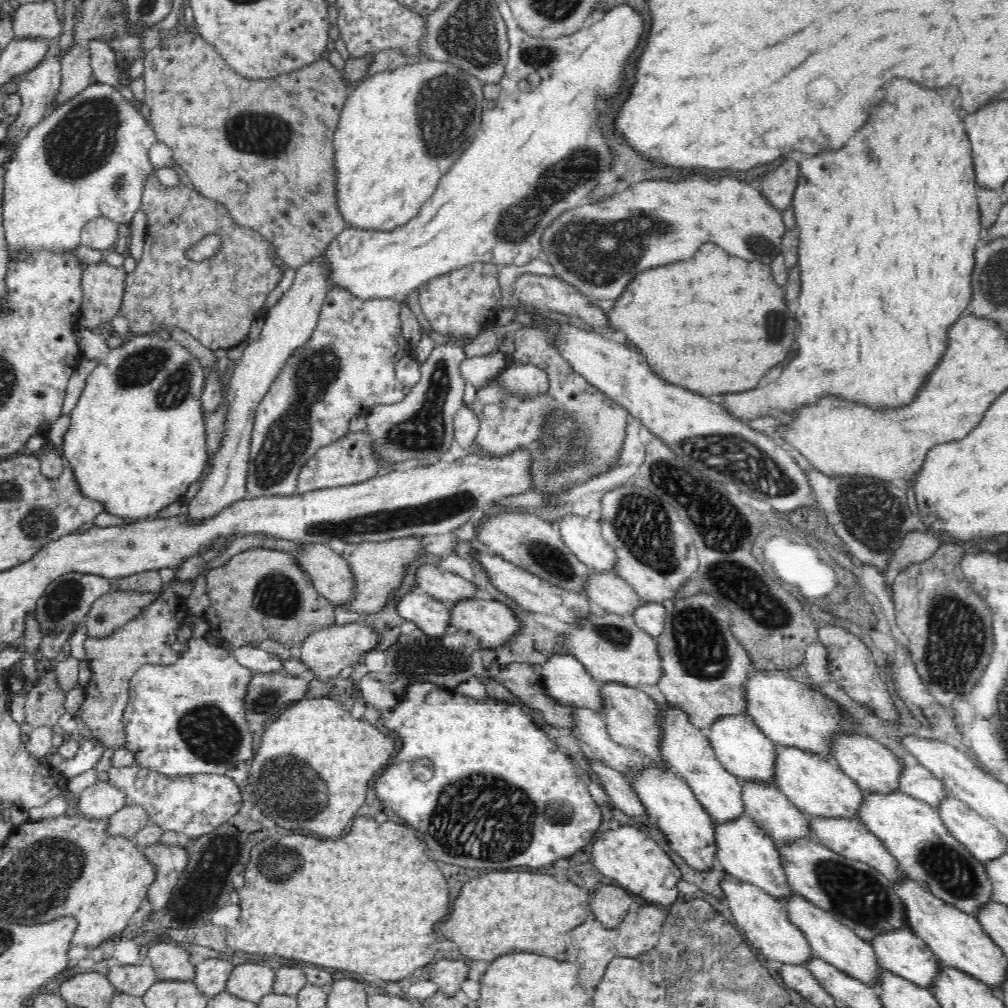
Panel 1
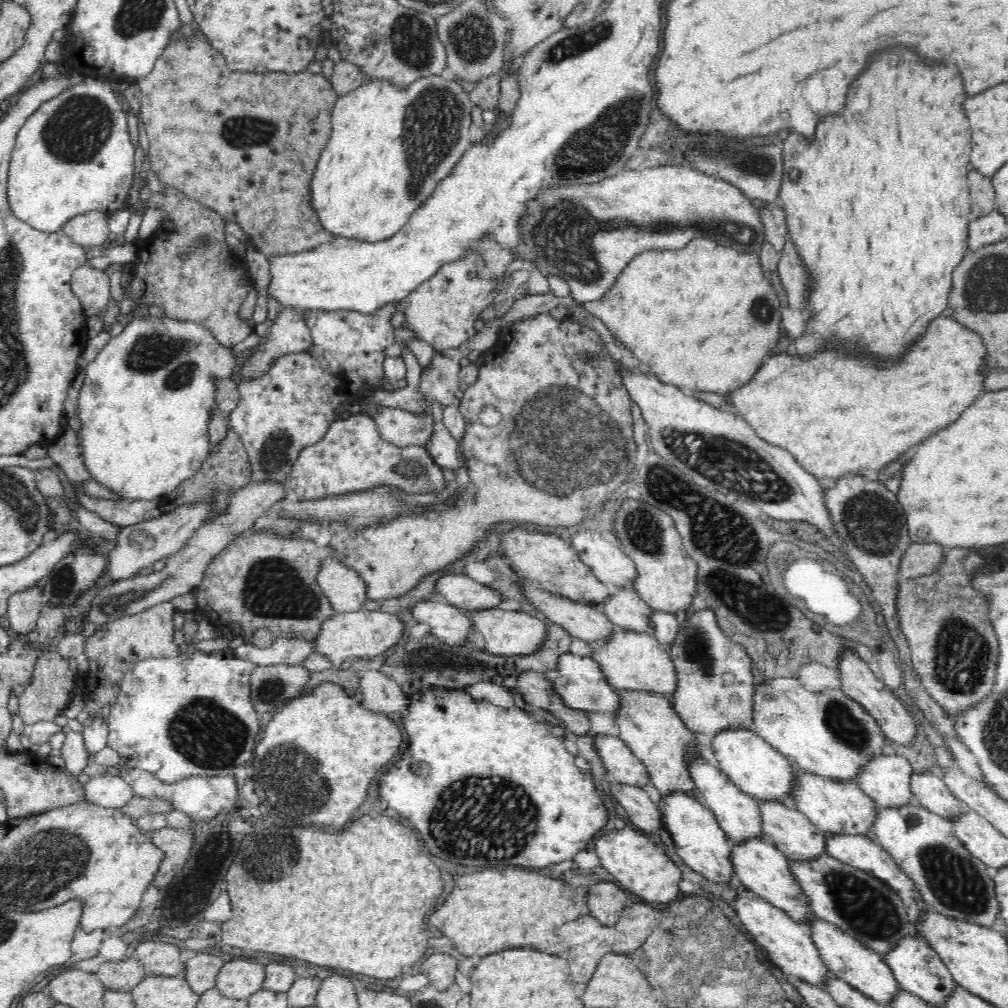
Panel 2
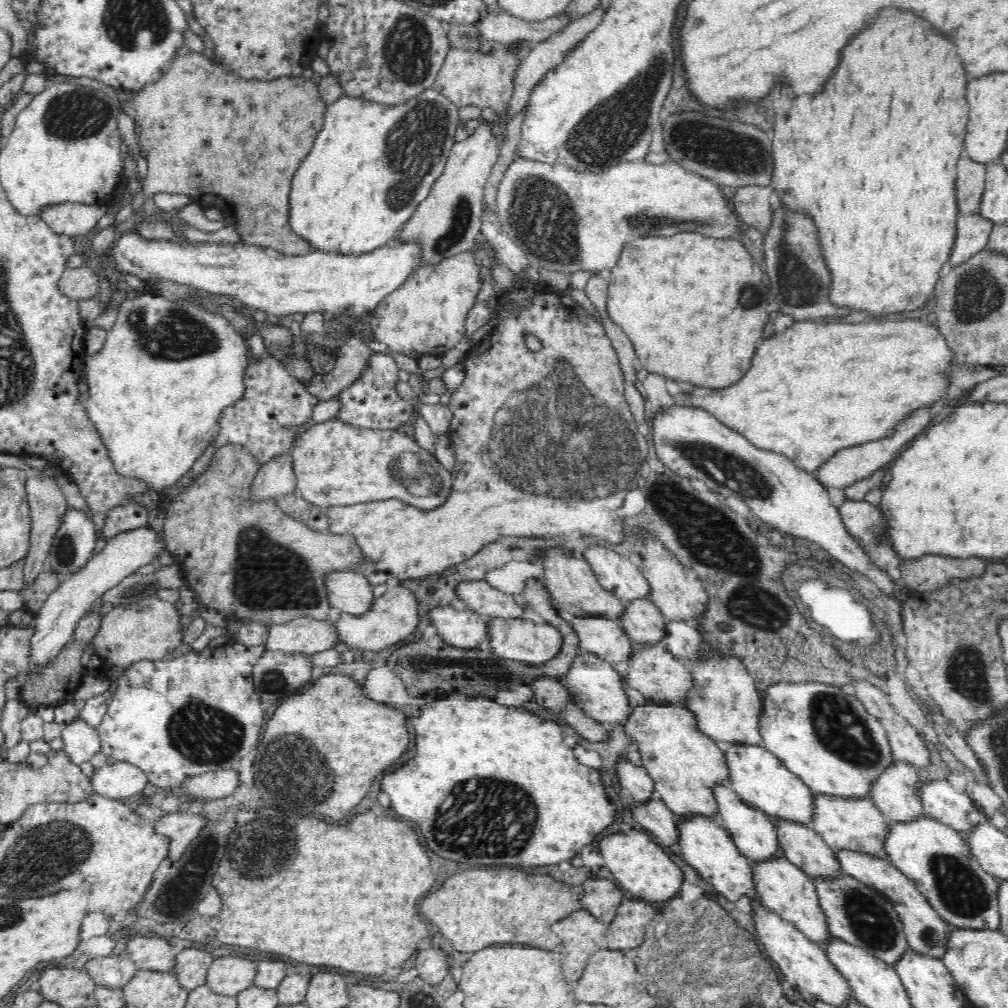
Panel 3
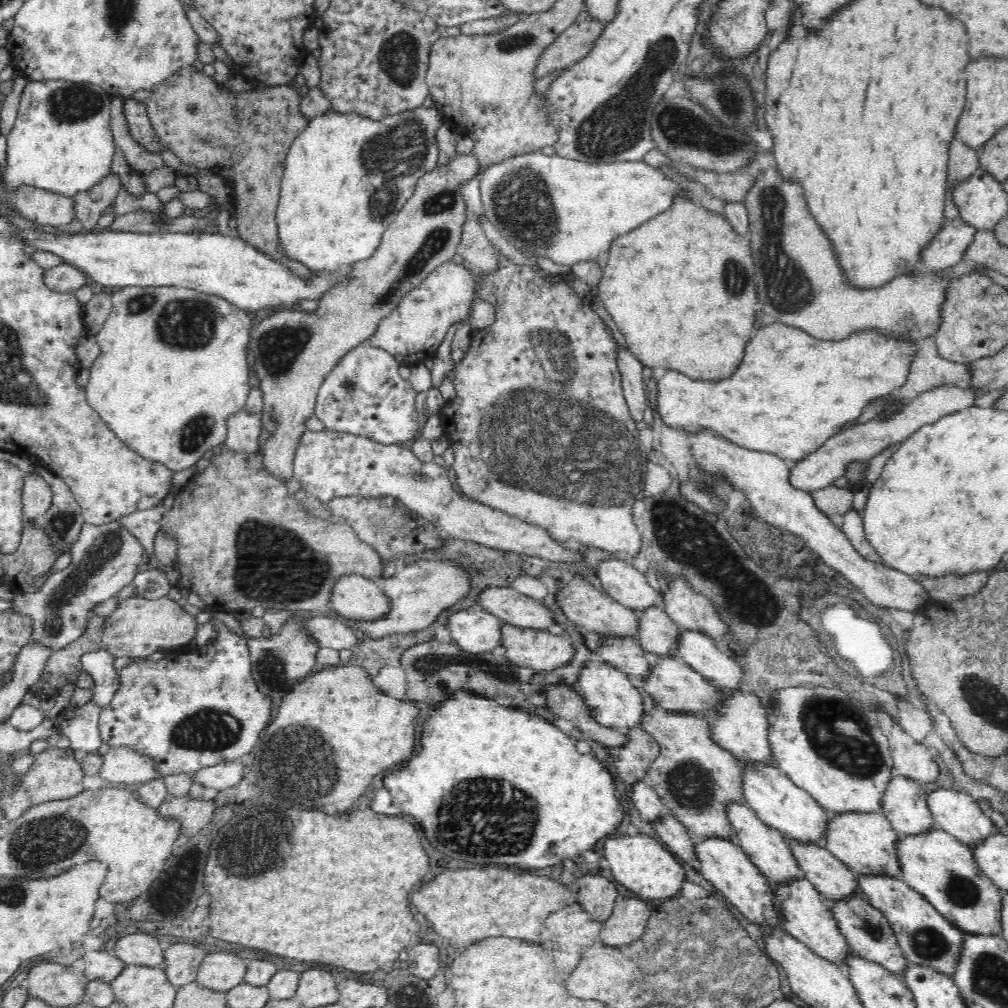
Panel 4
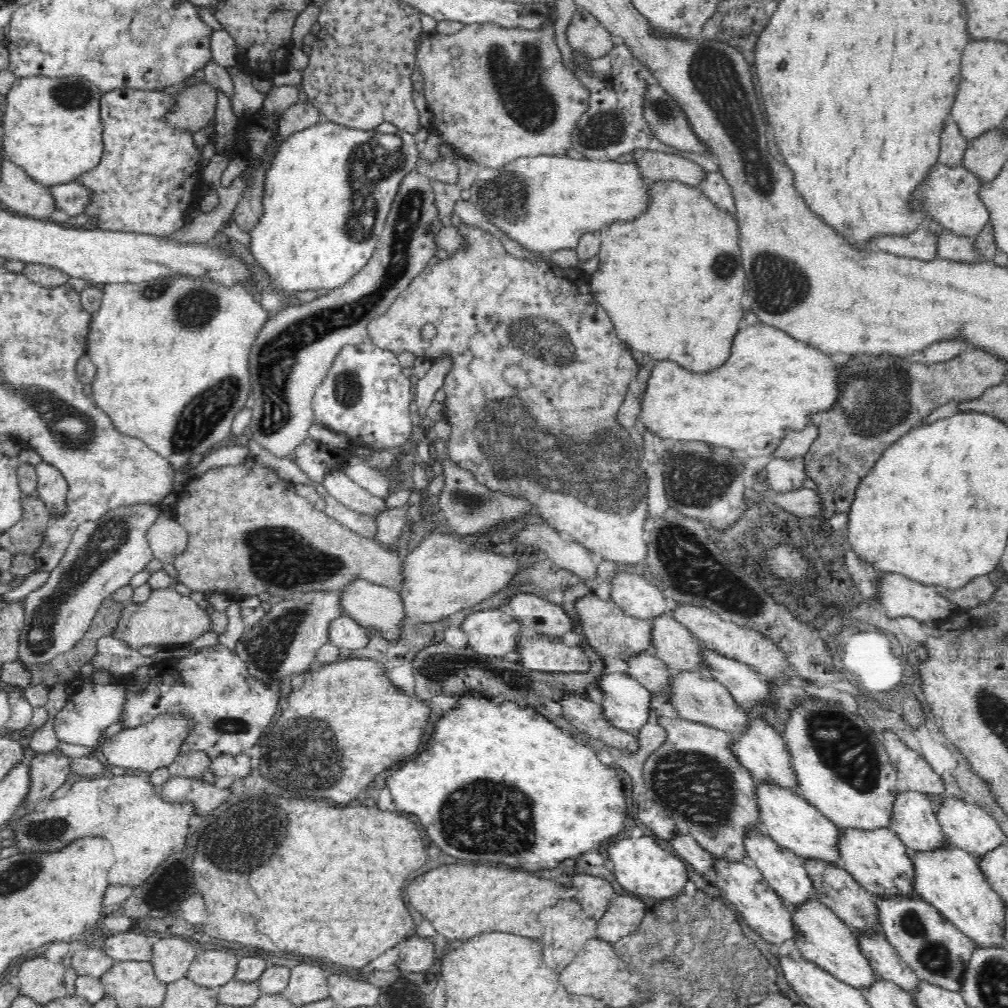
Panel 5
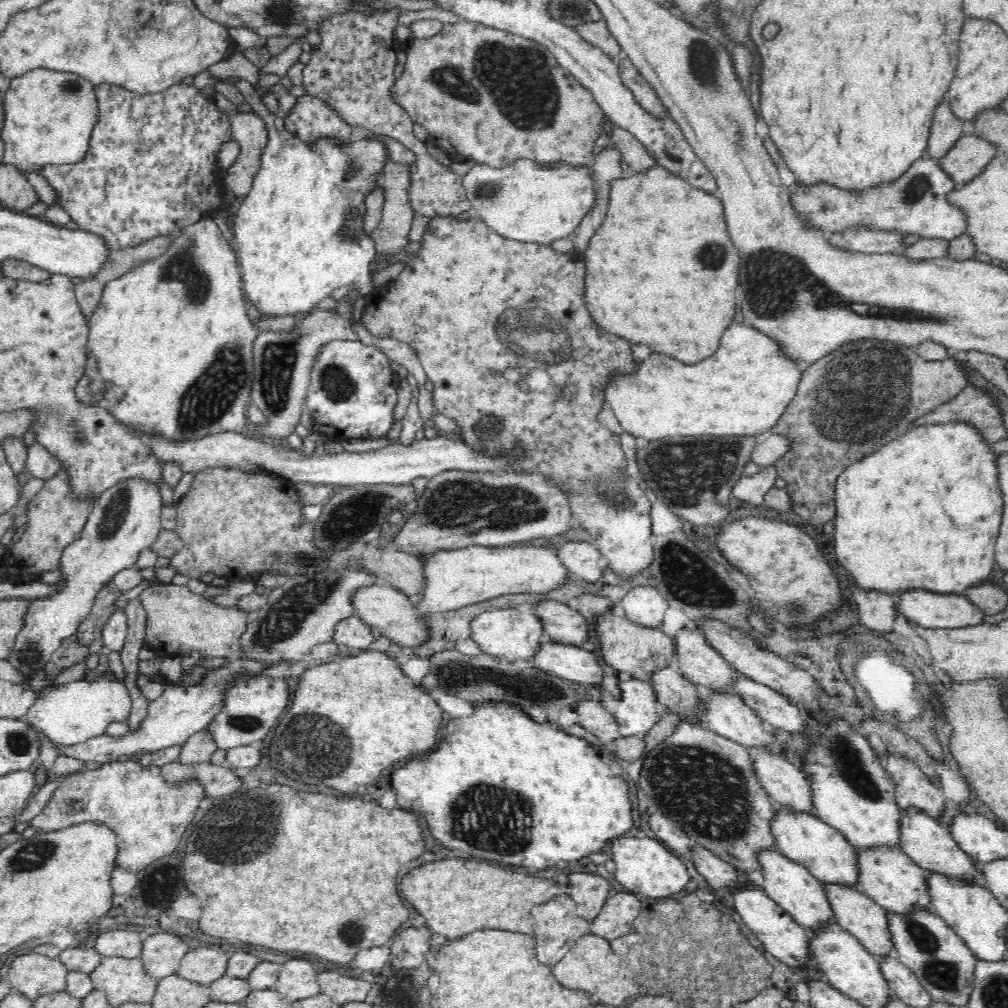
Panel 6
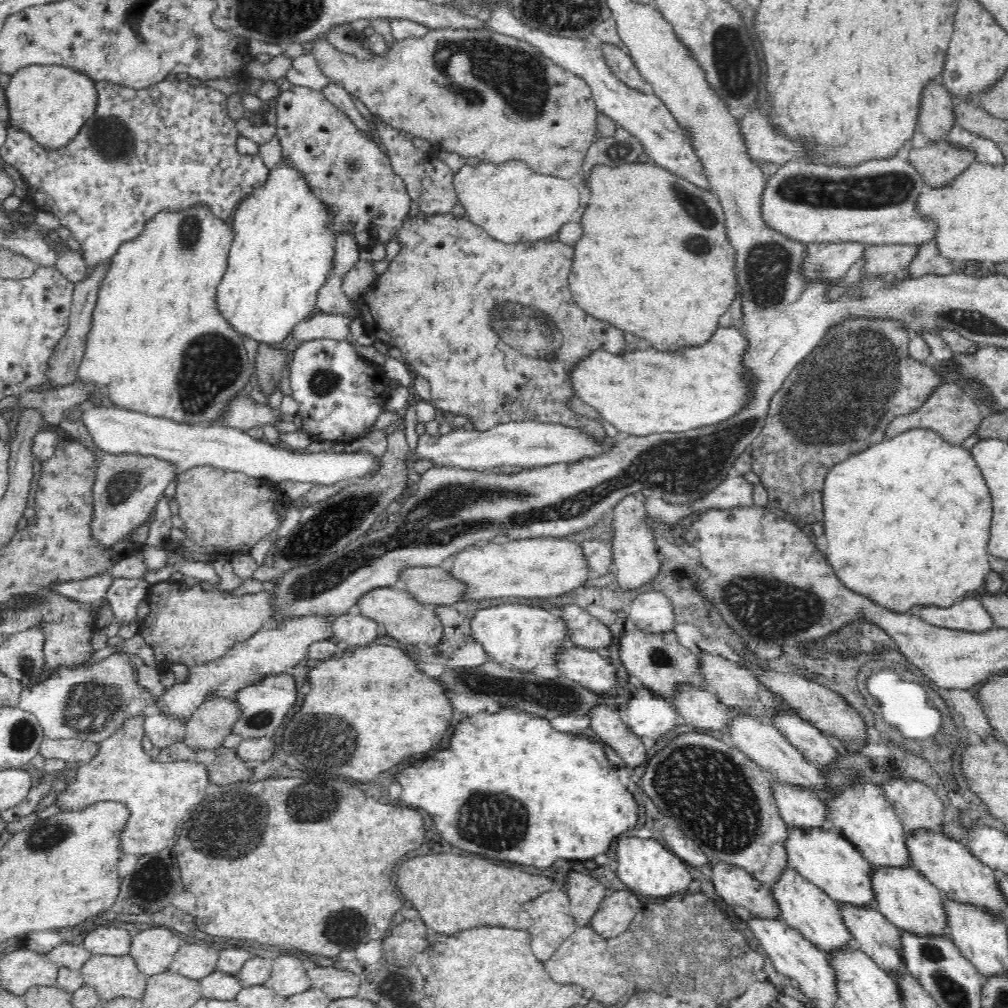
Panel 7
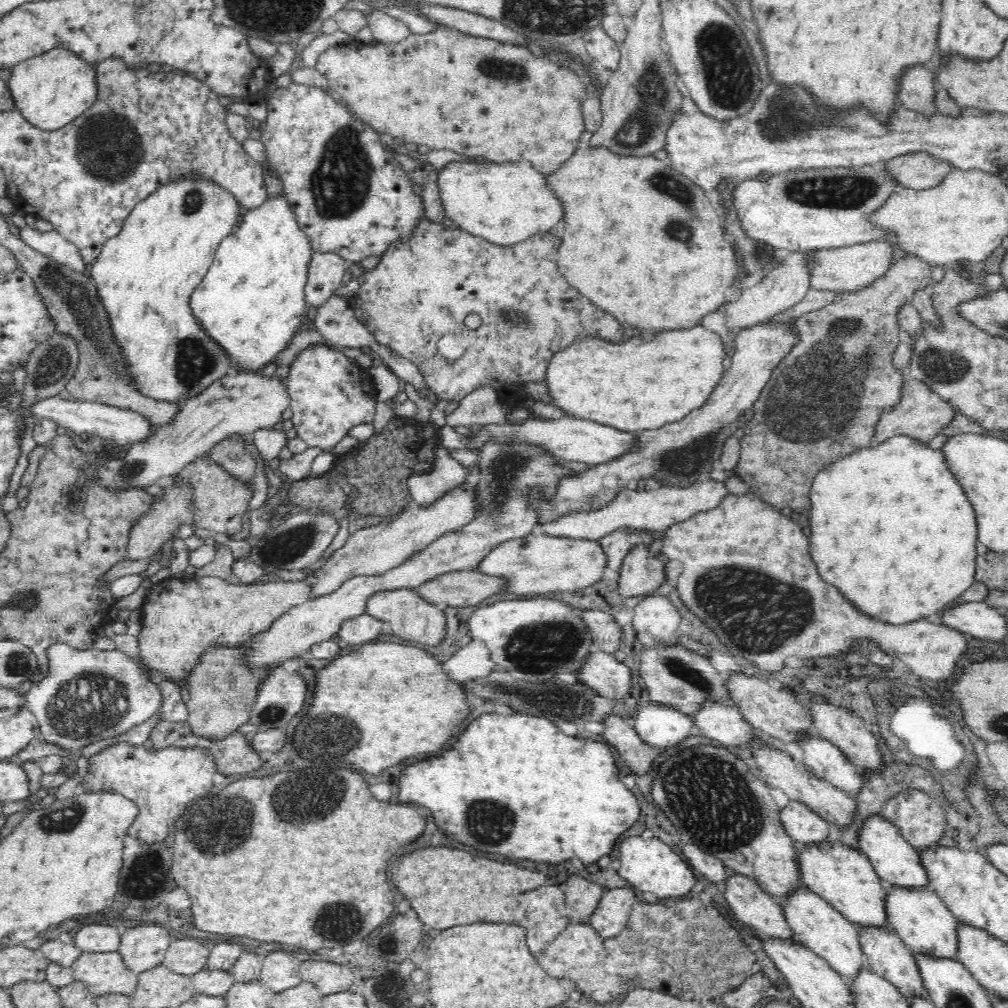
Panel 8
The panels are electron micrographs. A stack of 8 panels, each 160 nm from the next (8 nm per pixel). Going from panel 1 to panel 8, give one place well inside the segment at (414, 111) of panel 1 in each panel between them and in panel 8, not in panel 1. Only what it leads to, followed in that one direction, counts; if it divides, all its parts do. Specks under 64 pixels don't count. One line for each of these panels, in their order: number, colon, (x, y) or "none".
2: (389, 149)
3: (370, 165)
4: (345, 178)
5: (326, 195)
6: (298, 233)
7: (281, 249)
8: (251, 299)

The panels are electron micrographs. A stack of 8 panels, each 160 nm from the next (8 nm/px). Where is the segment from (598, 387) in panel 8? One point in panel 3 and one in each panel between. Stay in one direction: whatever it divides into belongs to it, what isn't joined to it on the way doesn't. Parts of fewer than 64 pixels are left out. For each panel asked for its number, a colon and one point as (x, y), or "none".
3: (815, 388)
4: (790, 390)
5: (769, 381)
6: (741, 388)
7: (640, 392)

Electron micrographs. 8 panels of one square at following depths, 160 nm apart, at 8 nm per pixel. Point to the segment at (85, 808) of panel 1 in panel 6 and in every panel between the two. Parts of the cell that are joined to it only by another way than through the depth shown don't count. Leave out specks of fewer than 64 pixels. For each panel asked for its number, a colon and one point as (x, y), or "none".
2: (111, 790)
3: (120, 780)
4: (122, 764)
5: (153, 744)
6: (180, 711)

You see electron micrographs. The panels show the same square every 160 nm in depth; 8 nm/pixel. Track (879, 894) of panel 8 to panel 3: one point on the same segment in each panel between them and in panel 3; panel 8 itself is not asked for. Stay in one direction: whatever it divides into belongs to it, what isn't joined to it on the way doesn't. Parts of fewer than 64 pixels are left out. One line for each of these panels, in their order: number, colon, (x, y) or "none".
3: (757, 776)
4: (778, 802)
5: (791, 822)
6: (828, 855)
7: (826, 859)

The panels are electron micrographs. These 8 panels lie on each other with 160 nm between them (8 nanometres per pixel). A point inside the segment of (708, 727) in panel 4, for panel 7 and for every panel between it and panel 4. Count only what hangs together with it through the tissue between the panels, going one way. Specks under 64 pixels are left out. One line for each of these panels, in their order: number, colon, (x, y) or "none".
5: (700, 783)
6: (708, 782)
7: (718, 797)

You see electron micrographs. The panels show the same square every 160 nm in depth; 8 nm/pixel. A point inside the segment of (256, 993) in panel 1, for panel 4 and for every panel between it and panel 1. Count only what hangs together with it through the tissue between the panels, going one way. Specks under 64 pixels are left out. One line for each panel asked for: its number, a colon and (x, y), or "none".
2: (238, 979)
3: (228, 975)
4: (219, 971)

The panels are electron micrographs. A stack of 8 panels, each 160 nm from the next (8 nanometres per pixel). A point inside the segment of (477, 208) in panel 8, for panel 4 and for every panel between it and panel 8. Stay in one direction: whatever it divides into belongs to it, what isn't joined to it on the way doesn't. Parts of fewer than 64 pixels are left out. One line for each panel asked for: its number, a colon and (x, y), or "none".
4: (566, 210)
5: (545, 203)
6: (525, 202)
7: (512, 203)

